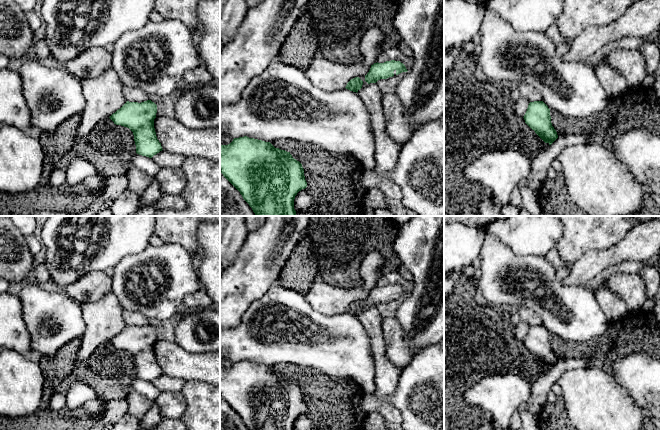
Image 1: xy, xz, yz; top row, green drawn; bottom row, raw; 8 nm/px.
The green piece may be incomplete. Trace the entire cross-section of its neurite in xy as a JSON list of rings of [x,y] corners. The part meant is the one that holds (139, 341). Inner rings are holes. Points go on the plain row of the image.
[[[151,324],[141,327],[127,325],[109,342],[114,348],[133,356],[137,378],[152,382],[163,374],[154,352],[156,337],[157,329]]]

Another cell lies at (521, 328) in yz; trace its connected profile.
[[[520,321],[519,323],[517,323],[515,325],[515,337],[516,337],[516,339],[523,342],[526,335],[527,335],[529,327],[530,326],[523,321]]]

